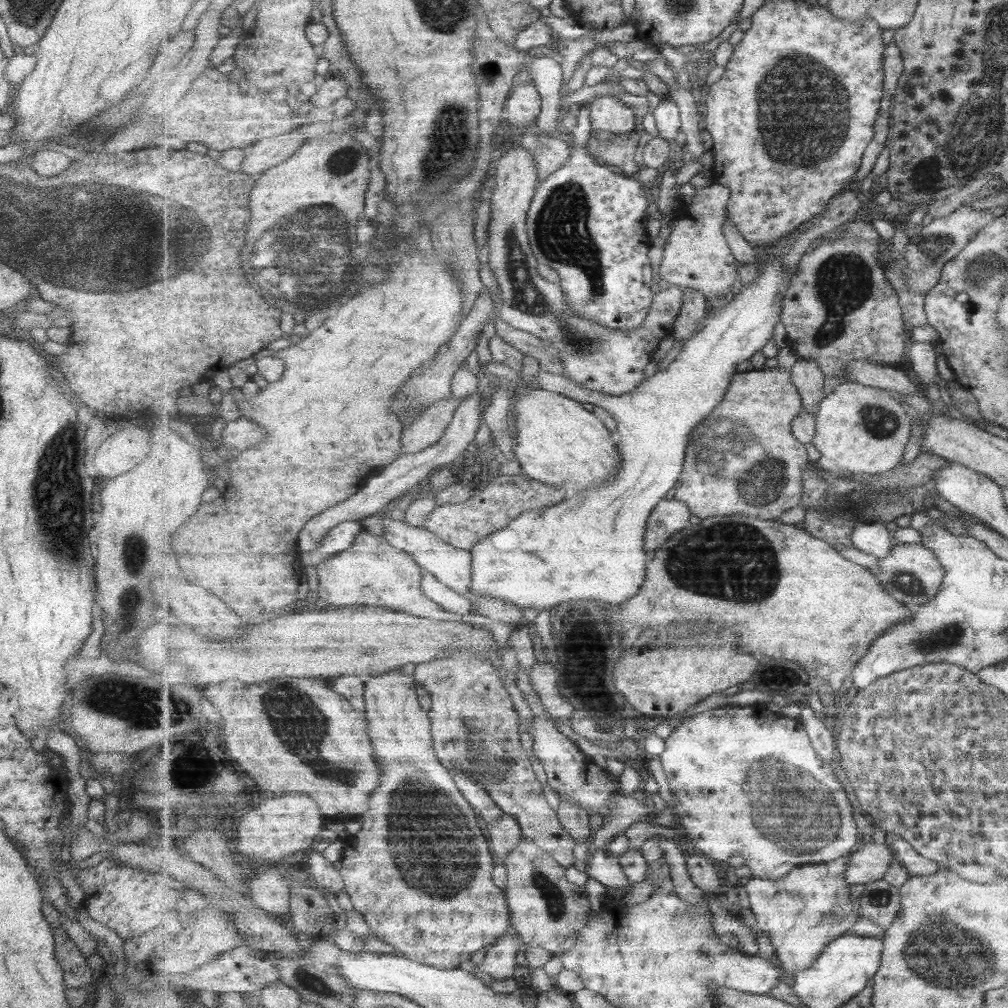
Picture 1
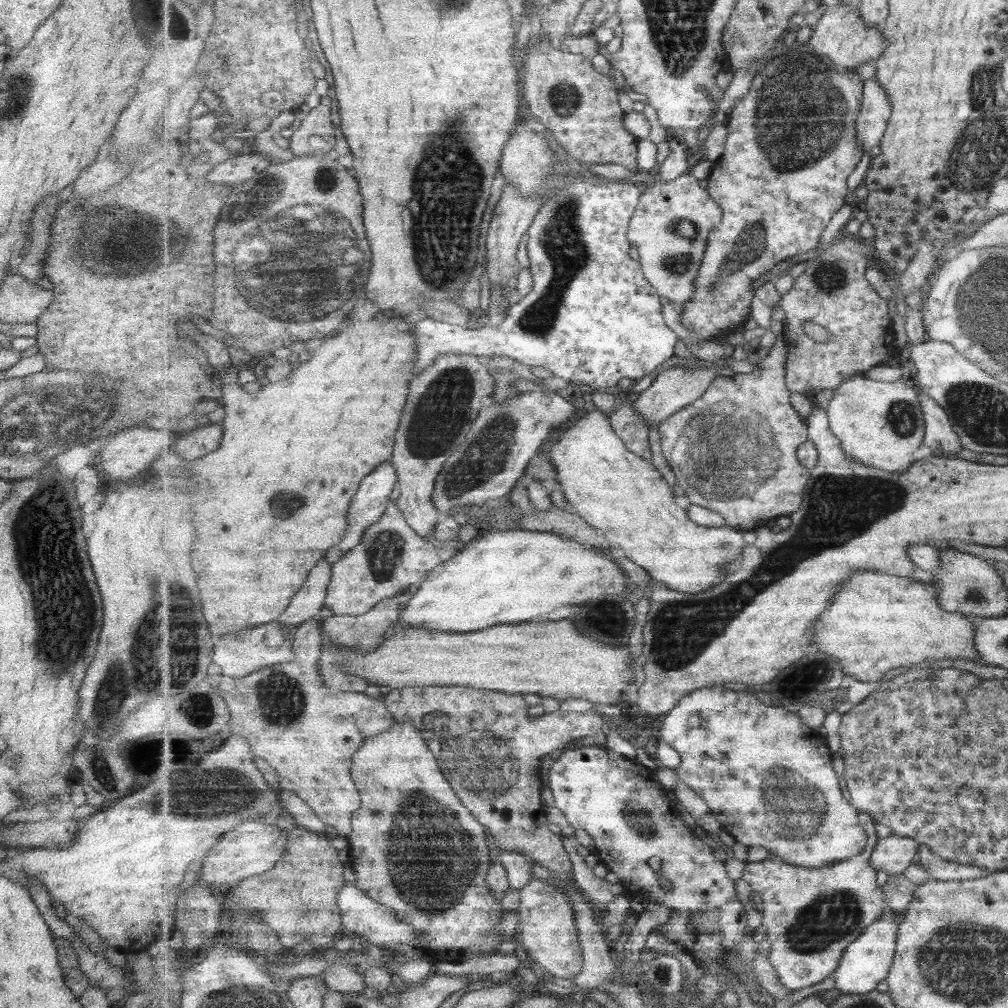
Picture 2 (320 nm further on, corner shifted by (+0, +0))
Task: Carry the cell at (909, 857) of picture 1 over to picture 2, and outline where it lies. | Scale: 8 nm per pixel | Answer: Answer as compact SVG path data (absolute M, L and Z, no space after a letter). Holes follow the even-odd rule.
M920 843L916 862L924 866L924 869L931 873L932 878L937 880L969 880L989 874L987 870L981 870L981 868L973 868L973 866L943 860L943 857L933 852L930 846L922 843Z

